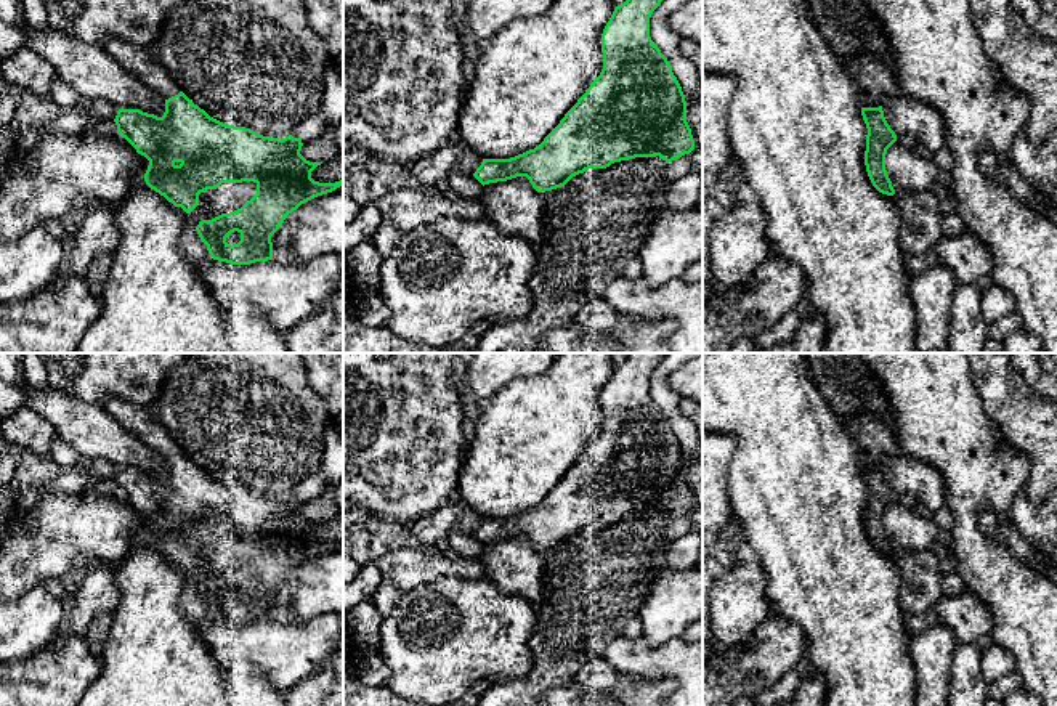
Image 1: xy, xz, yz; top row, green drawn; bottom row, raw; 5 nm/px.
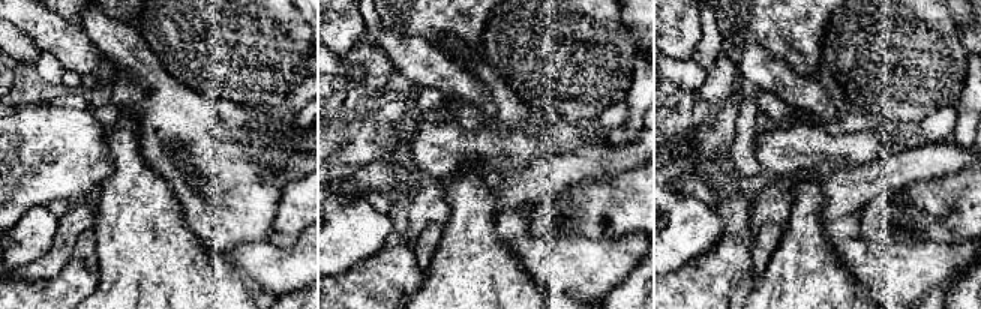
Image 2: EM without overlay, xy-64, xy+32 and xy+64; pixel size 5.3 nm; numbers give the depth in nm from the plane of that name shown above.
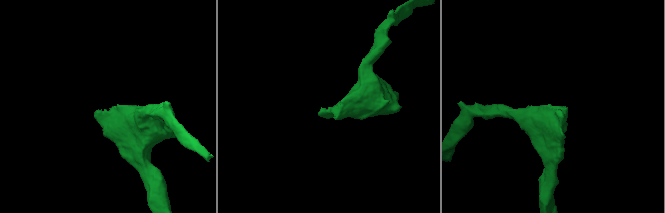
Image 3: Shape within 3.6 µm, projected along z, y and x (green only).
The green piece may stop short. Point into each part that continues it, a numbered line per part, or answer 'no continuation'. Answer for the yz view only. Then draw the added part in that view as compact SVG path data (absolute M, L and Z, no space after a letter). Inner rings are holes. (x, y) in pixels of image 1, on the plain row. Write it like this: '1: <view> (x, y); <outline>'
1: yz (874, 440); M855 414L847 420L860 467L879 467L882 459L901 452L889 424L876 414Z

